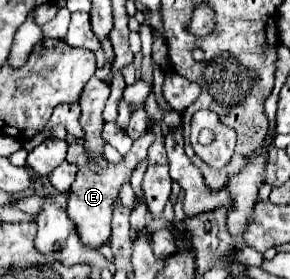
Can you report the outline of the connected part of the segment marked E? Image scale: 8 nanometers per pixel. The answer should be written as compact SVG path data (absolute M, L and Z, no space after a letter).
M145 132L143 136L139 136L133 142L131 150L123 156L121 162L109 162L105 158L93 158L91 162L87 162L89 156L87 156L85 146L83 144L69 144L66 160L77 166L77 178L75 178L75 182L71 184L71 190L69 190L67 214L77 224L79 236L81 236L85 246L95 250L97 246L109 242L109 236L111 236L111 216L113 216L115 204L119 200L121 186L131 180L131 174L137 168L137 164L147 158L147 148L153 144L153 140L155 140L153 132Z

